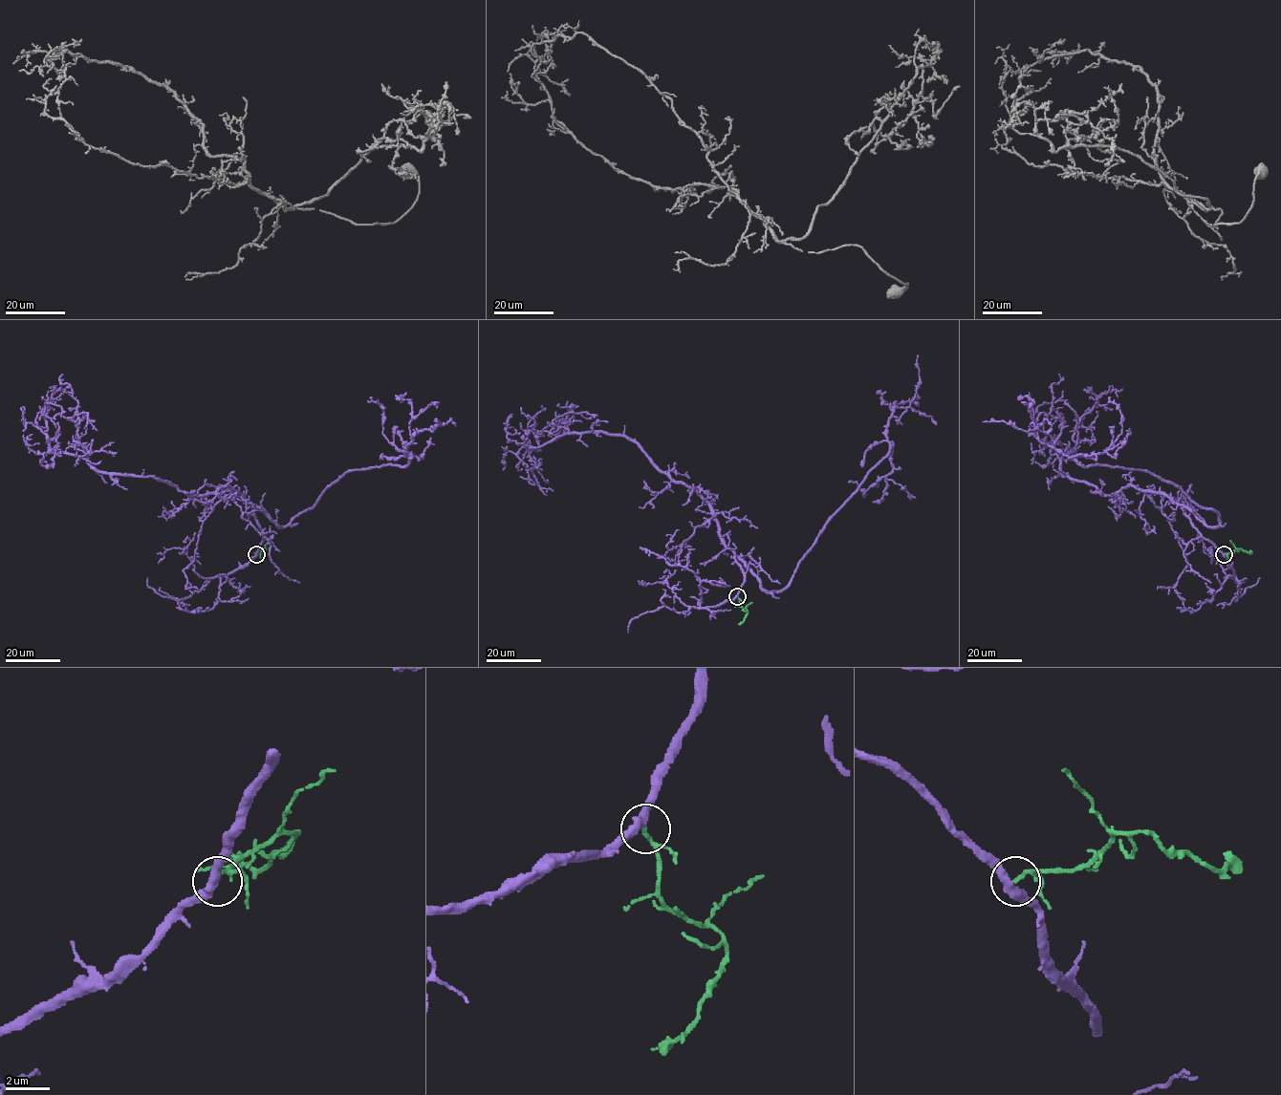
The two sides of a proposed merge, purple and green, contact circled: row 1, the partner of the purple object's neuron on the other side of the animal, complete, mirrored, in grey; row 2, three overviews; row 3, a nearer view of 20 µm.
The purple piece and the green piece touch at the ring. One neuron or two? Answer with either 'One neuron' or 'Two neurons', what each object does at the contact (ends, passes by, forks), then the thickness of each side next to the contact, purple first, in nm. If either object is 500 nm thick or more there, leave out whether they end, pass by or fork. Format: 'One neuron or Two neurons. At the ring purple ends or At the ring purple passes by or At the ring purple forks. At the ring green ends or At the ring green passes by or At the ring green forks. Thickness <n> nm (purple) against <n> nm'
One neuron. At the ring purple passes by. At the ring green ends. Thickness 380 nm (purple) against 180 nm

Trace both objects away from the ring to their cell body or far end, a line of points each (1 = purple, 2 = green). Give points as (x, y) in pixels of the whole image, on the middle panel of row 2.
1: (738, 596), (743, 570), (719, 536), (711, 505), (622, 436), (565, 433), (526, 452), (528, 422), (542, 405)
2: (738, 597), (739, 605), (748, 611), (738, 624)

